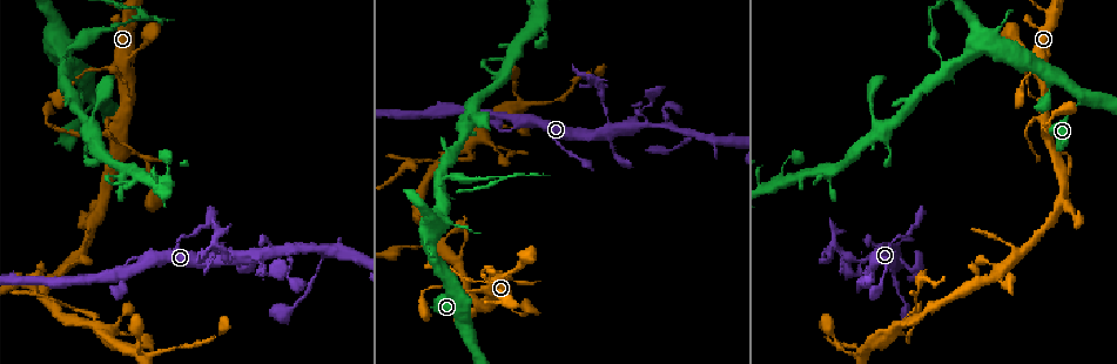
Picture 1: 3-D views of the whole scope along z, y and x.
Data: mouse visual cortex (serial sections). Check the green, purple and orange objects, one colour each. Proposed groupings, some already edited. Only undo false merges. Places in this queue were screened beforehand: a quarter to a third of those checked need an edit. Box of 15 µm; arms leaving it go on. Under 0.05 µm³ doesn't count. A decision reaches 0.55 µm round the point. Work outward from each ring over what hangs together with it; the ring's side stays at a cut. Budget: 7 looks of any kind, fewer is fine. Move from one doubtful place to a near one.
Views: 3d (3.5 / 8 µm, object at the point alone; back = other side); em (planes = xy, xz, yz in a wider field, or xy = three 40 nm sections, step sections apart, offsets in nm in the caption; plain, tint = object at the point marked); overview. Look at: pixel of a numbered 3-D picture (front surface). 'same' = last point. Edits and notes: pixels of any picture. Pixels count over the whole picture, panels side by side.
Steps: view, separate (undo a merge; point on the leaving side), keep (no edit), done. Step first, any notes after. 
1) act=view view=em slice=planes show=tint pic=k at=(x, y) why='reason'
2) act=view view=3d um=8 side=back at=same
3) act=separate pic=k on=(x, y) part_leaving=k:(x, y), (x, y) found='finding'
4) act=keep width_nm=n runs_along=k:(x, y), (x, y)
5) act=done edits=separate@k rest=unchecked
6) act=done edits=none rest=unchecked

act=view view=3d um=3.5 pic=1 at=(119, 127)

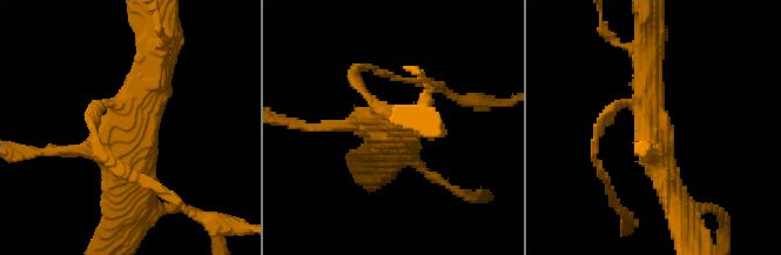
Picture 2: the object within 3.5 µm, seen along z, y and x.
act=view view=em slice=xy step=1 show=tint pic=2 at=(131, 129) arms=4 arm_widths_nm=150,150,350,400 why='need the tissue'

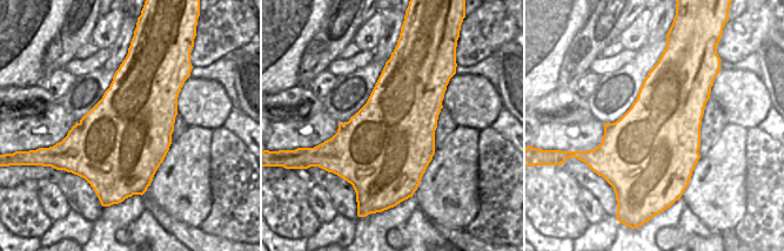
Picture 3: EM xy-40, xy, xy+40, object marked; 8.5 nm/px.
act=keep runs_along=2:(156, 59), (132, 106), (125, 207) found='continuous, no second cell'

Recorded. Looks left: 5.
act=view view=3d um=3.5 side=back pic=1 at=(999, 276) why='thin arm on a thick one'

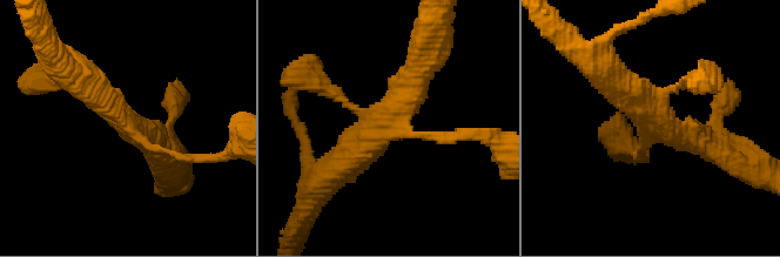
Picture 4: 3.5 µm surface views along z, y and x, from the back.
act=view view=em slice=xy step=2 show=tint pic=4 at=(126, 122) why='need the tissue'

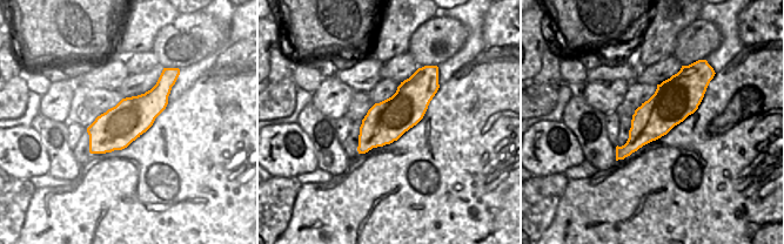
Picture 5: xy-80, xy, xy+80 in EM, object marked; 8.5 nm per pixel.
act=keep runs_along=4:(337, 169), (388, 124), (424, 63) found='all the same cell'

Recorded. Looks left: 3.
act=view view=3d um=8 side=back pic=1 at=(66, 69) why='three arms meet'

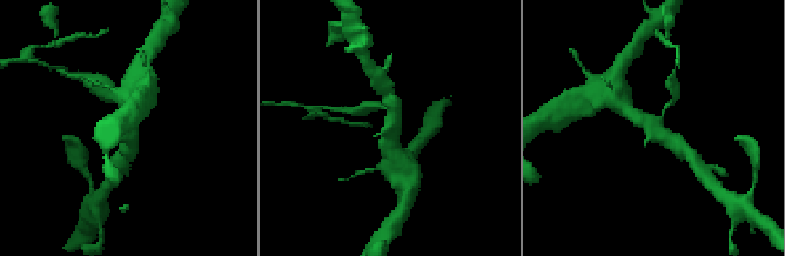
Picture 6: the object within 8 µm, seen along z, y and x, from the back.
act=view view=em slice=xy step=5 show=tint pic=6 at=(390, 130) why='need the tissue'

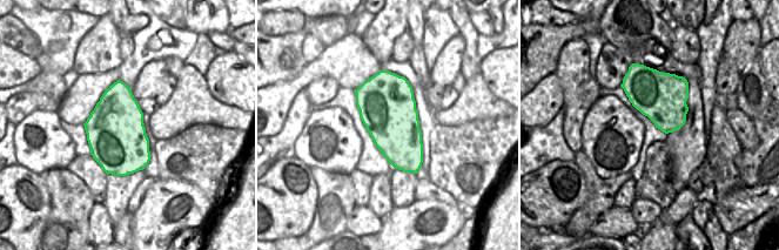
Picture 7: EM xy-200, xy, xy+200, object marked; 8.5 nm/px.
act=separate pic=6 on=(375, 106) found='two cells meet here'

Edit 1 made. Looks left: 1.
act=done edits=separate@6 rest=unchecked

